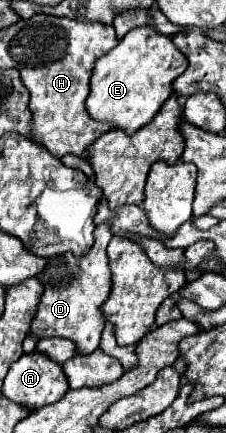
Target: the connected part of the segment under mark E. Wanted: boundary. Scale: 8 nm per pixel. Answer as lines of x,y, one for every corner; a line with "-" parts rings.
136,27
96,61
90,79
90,95
86,99
86,111
92,119
110,123
124,129
128,135
146,125
172,95
170,83
186,71
186,57
174,47
170,37
156,33
150,27

